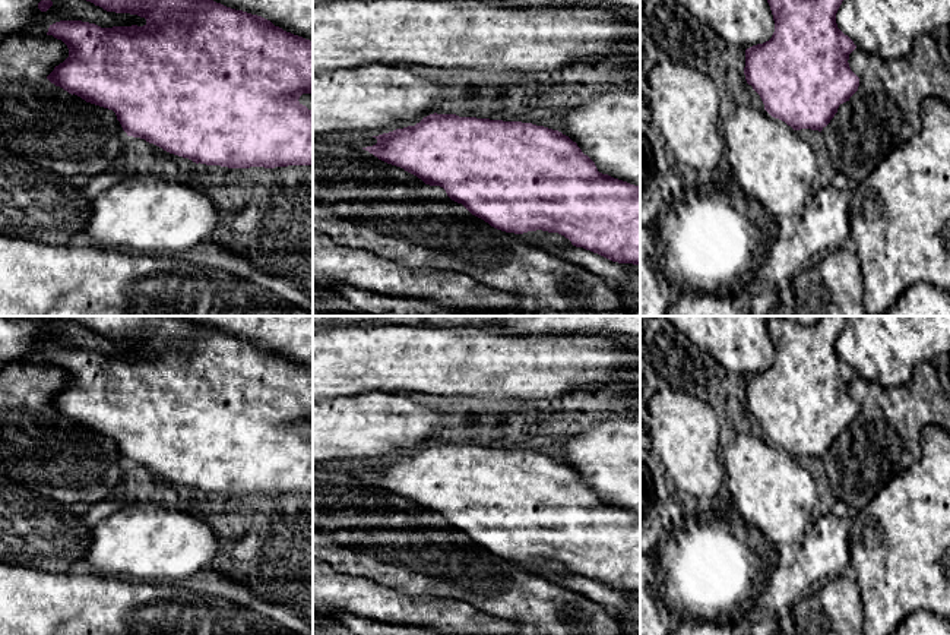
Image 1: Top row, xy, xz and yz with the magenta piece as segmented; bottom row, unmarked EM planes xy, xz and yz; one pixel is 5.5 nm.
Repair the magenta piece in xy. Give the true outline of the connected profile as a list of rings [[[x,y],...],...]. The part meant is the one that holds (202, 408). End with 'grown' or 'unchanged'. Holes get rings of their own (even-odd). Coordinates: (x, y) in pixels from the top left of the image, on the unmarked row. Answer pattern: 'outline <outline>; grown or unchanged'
outline [[[47,316],[57,322],[75,322],[107,339],[130,341],[146,347],[143,354],[101,356],[82,348],[60,348],[50,353],[47,363],[61,367],[69,376],[69,385],[54,395],[47,407],[69,421],[75,421],[86,430],[113,437],[127,464],[145,467],[164,478],[189,486],[196,492],[221,493],[228,496],[250,495],[288,495],[313,493],[313,439],[298,427],[303,421],[313,421],[313,369],[294,363],[275,354],[270,348],[243,338],[235,338],[177,316]]]; unchanged

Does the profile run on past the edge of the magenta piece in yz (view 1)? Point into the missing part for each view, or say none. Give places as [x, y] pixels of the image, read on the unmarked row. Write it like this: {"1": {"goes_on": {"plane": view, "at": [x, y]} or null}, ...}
{"1": {"goes_on": null}}

